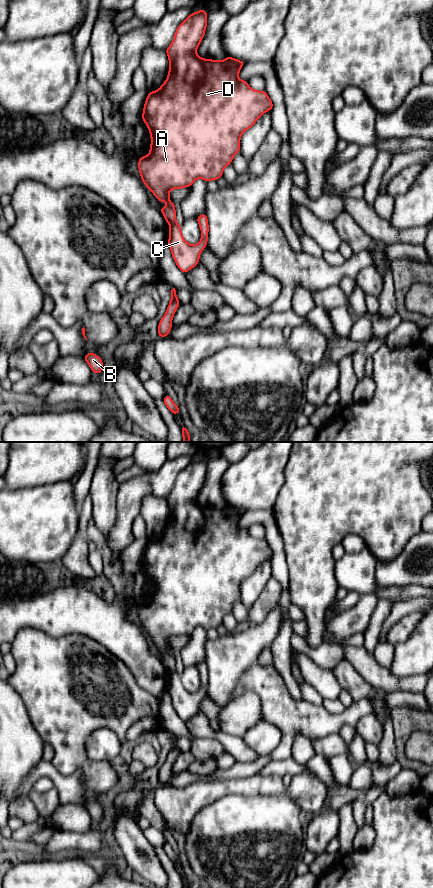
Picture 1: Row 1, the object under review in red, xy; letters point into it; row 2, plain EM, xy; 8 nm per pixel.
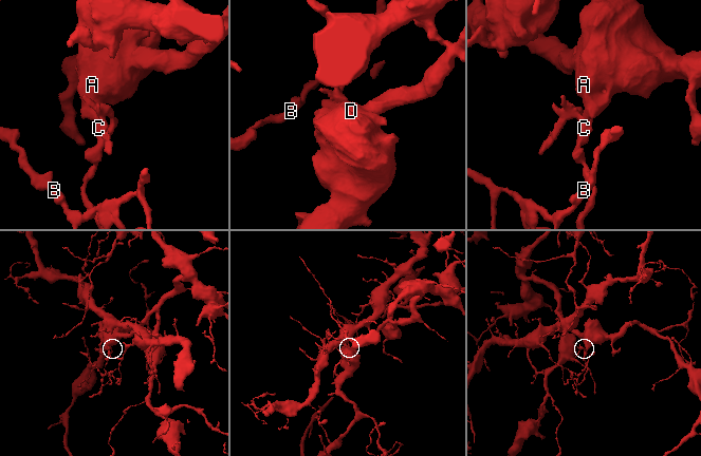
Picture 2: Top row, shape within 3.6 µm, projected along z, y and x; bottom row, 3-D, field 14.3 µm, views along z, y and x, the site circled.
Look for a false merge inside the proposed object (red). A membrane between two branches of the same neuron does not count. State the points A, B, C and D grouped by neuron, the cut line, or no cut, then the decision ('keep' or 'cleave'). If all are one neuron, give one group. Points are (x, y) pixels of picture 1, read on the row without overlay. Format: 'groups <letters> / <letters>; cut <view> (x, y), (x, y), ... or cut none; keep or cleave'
groups A D / B C; cut xy (175, 669), (170, 675); cleave

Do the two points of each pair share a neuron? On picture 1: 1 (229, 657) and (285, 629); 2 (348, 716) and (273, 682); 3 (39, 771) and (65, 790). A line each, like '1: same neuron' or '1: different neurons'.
1: different neurons
2: same neuron
3: same neuron

